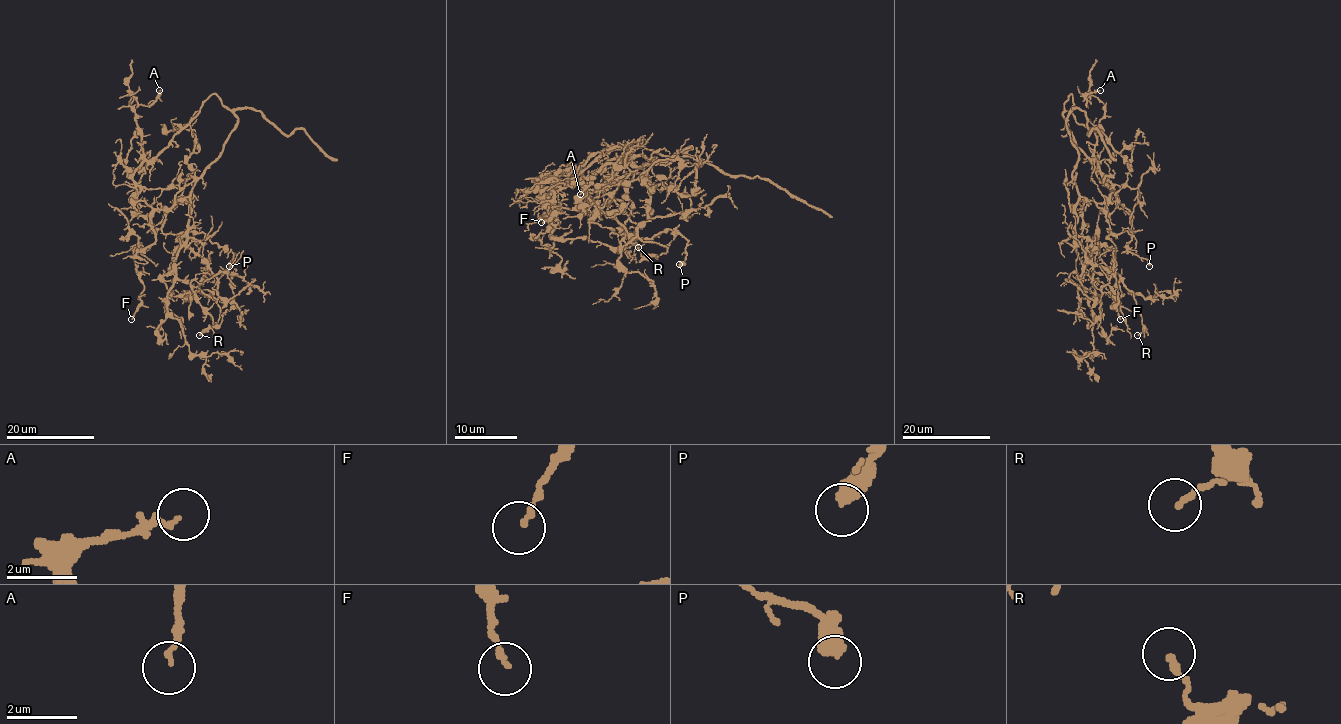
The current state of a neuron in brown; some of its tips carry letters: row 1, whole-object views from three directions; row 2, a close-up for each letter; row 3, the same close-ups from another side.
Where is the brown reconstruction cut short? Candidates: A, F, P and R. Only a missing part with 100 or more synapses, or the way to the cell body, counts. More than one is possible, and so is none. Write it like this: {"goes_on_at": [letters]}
{"goes_on_at": []}

